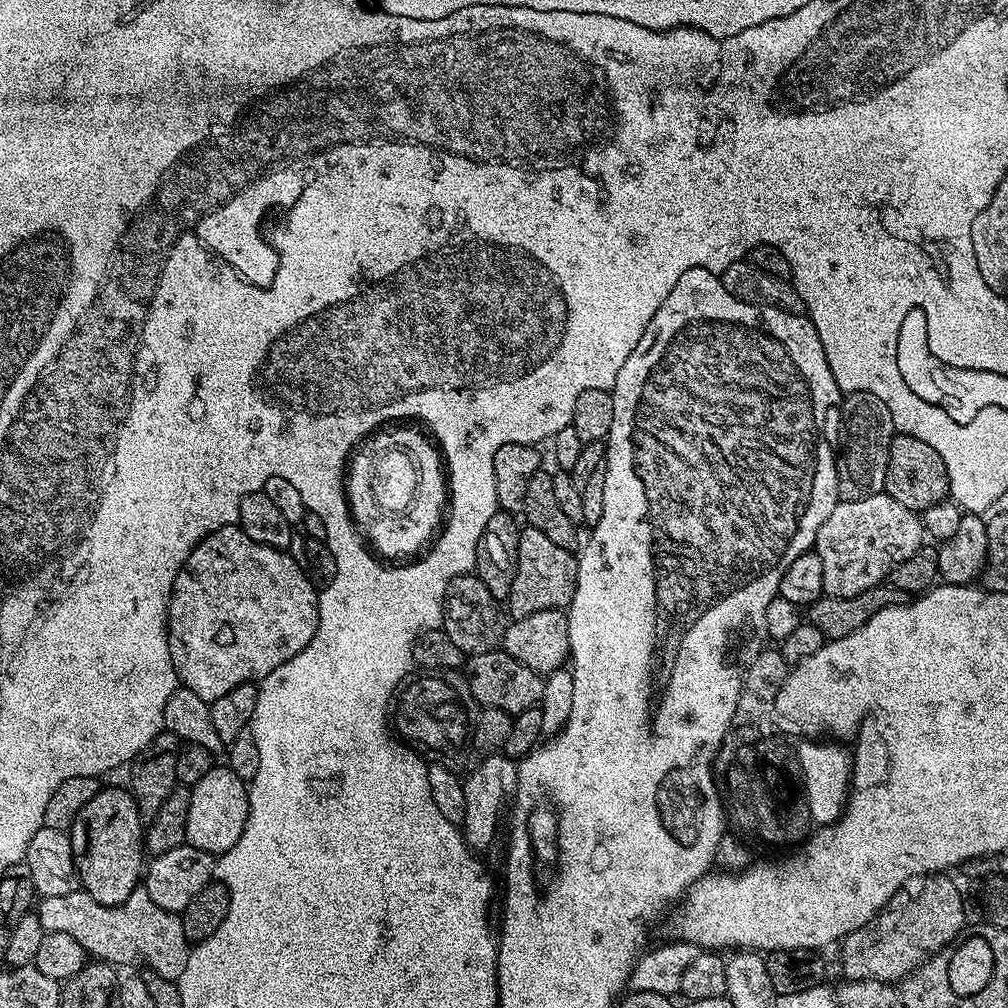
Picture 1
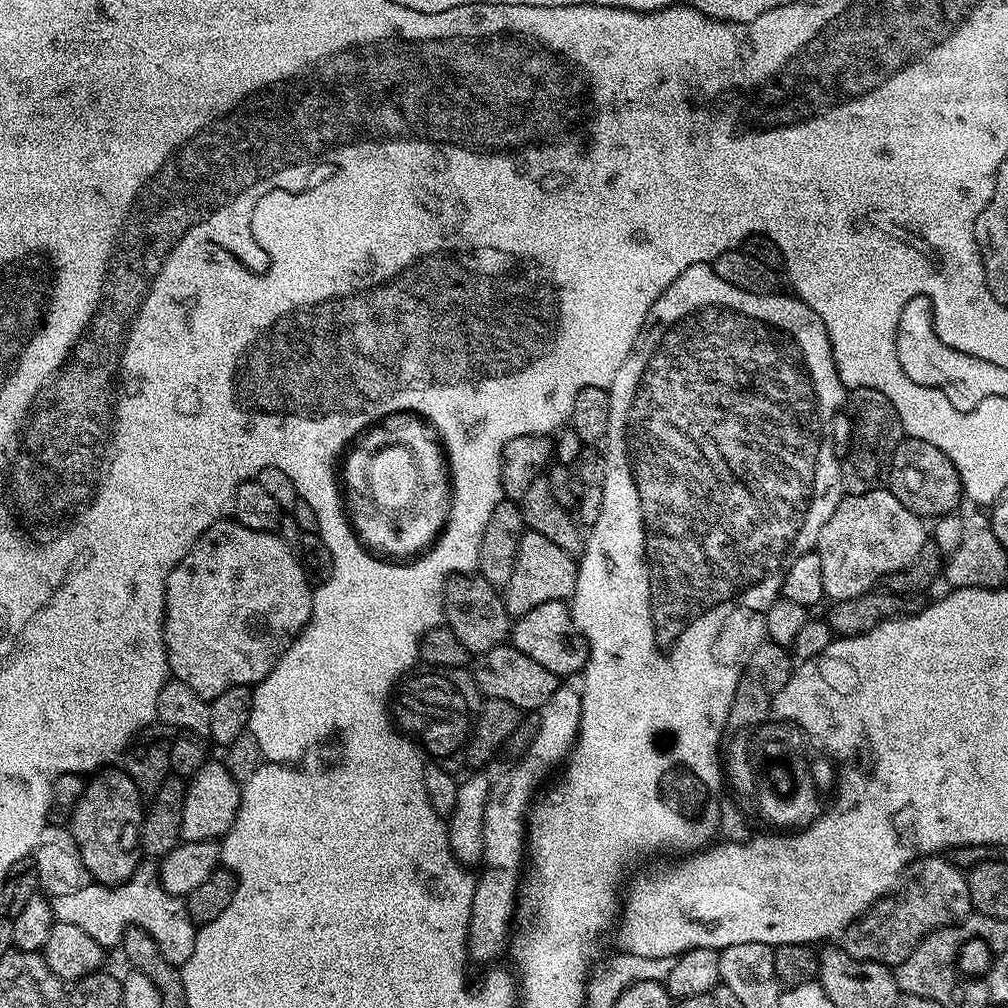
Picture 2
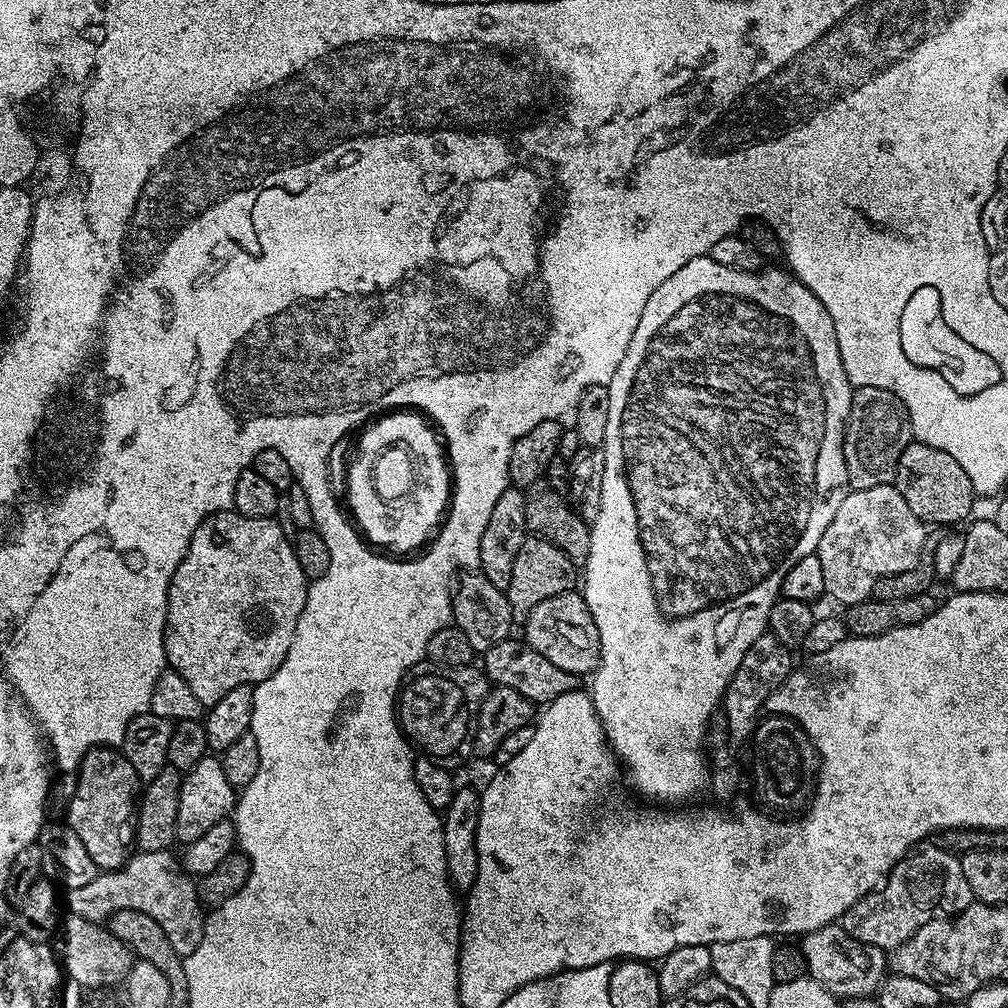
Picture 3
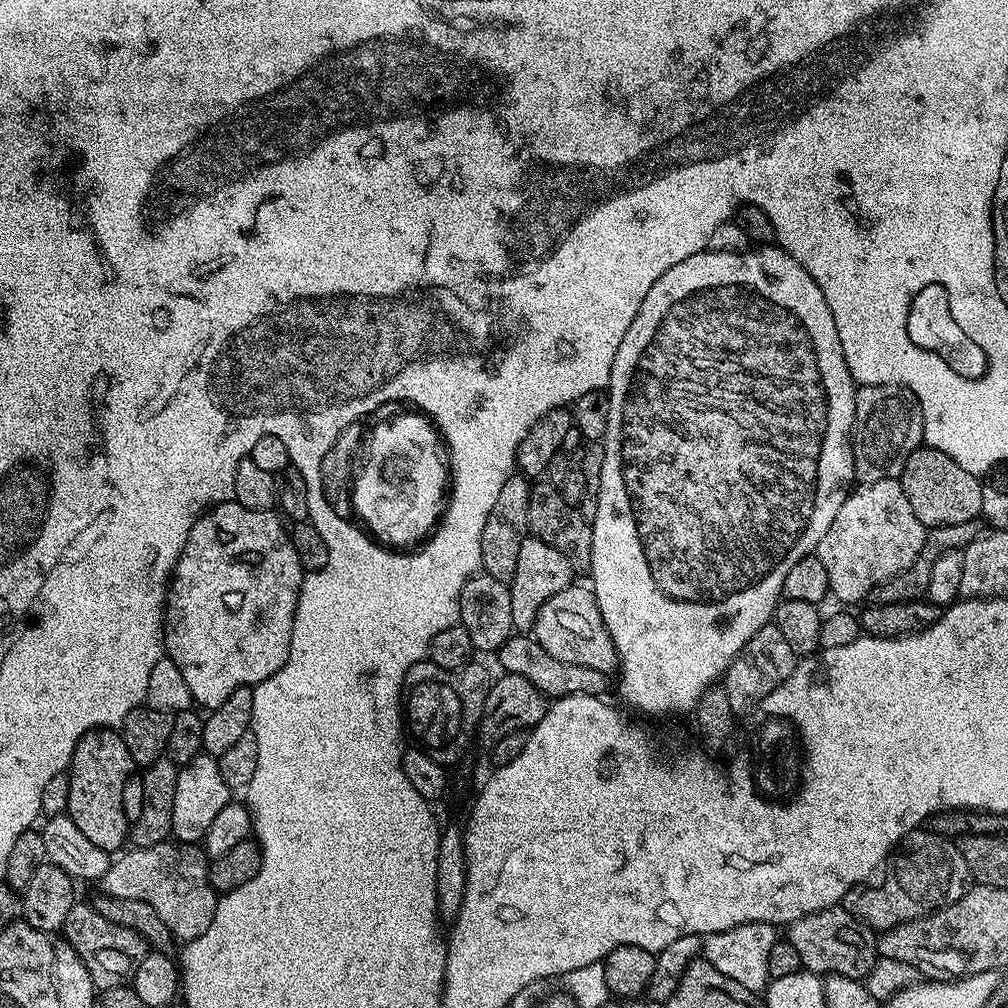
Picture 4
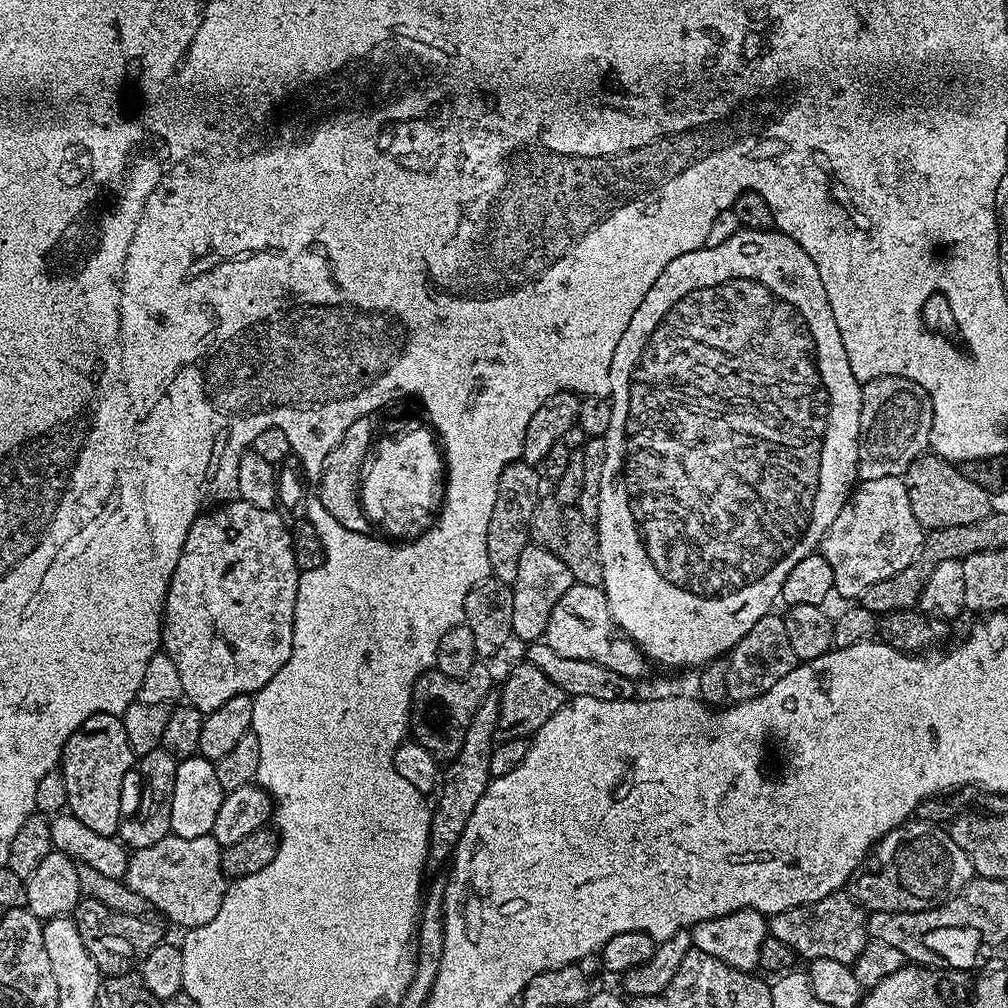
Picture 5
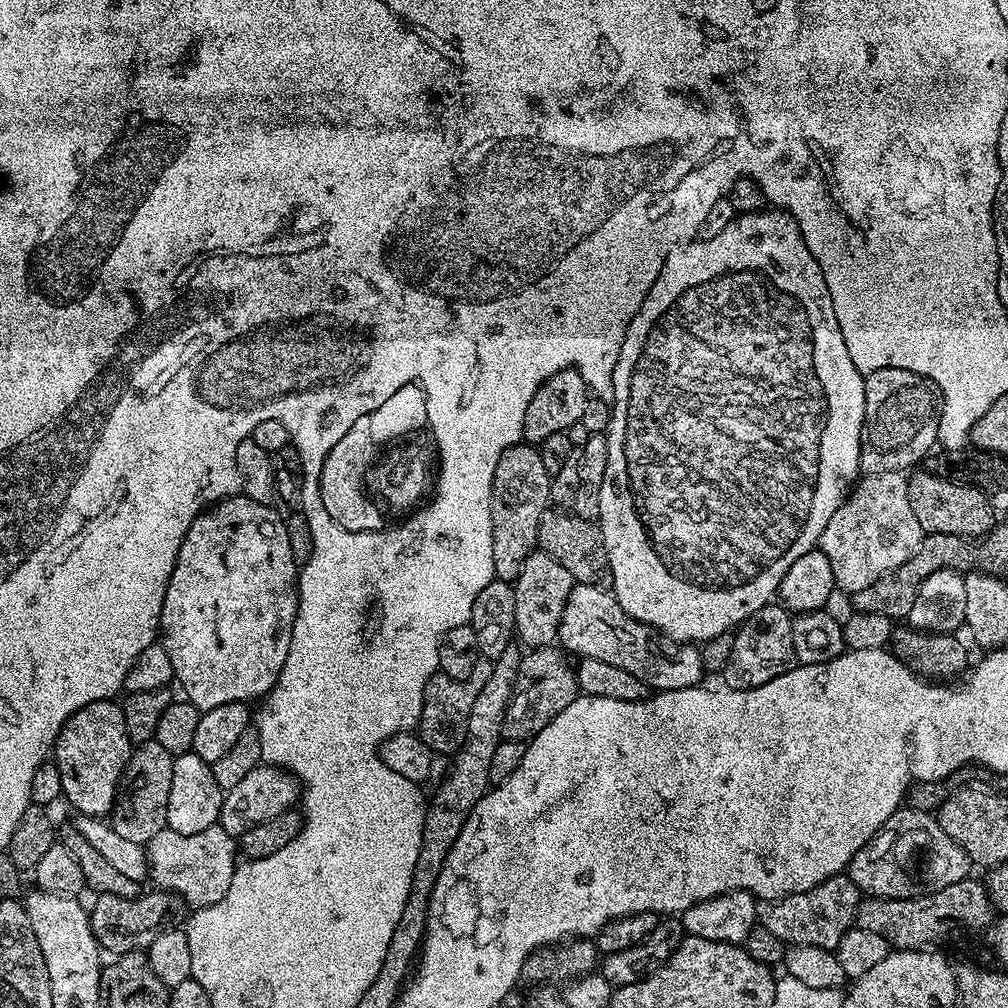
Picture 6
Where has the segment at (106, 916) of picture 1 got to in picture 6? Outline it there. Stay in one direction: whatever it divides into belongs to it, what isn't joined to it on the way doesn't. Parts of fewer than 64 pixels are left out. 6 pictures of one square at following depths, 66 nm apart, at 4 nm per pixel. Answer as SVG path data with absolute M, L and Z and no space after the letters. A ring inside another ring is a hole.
M219 826L198 830L198 834L178 834L162 829L146 846L150 880L157 889L175 892L189 909L214 906L226 898L230 878L234 878L238 863L238 844L233 836Z

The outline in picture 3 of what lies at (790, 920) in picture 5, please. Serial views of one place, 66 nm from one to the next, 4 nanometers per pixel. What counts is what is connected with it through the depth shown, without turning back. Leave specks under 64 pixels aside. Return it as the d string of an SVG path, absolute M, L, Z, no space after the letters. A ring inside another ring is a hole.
M840 922L804 933L798 947L806 958L807 975L824 985L837 998L853 1000L859 996L875 997L890 968L885 949L858 942Z

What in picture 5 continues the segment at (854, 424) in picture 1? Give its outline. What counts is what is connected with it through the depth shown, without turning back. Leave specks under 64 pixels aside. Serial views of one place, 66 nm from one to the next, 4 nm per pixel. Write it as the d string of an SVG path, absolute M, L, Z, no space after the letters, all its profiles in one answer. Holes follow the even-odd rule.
M901 376L869 380L860 389L860 437L856 475L860 480L903 477L905 470L930 448L932 400L918 382Z

